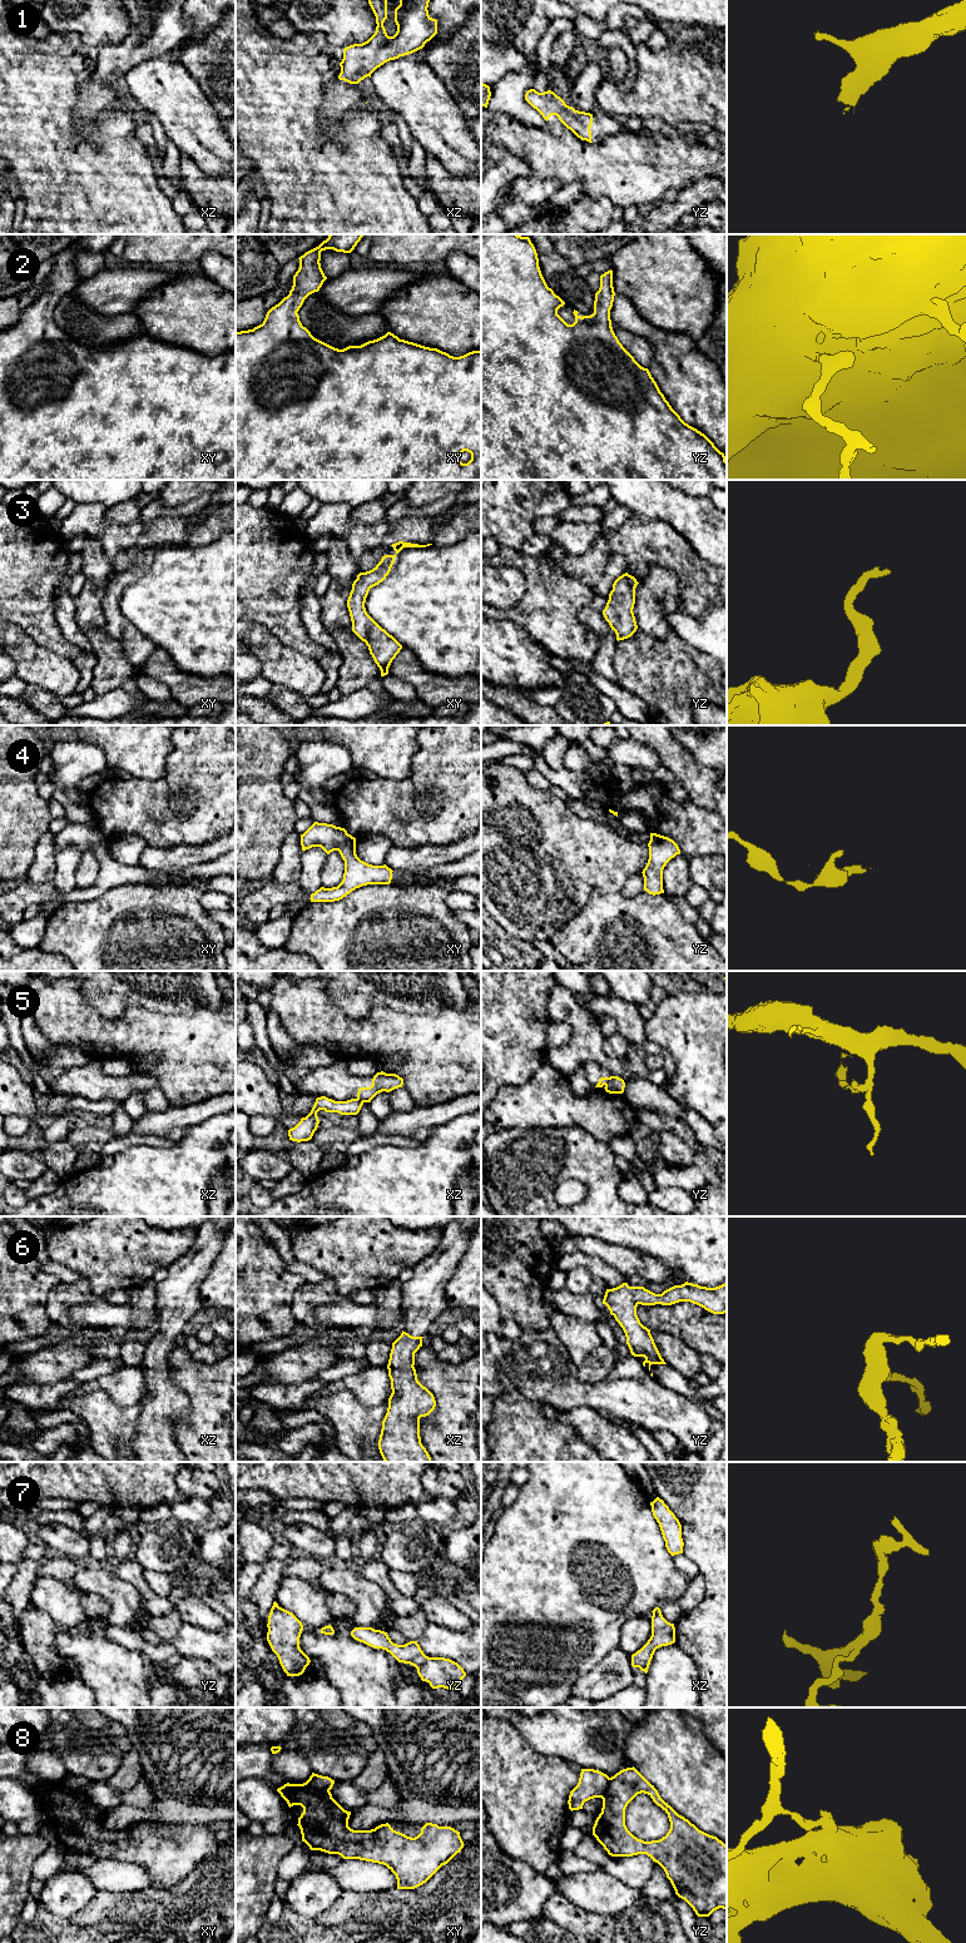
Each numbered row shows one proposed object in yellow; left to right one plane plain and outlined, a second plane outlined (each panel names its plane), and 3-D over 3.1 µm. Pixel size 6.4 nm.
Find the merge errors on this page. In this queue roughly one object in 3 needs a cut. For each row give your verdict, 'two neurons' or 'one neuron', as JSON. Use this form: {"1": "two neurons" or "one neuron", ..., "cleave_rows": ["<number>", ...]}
{"1": "one neuron", "2": "one neuron", "3": "one neuron", "4": "one neuron", "5": "two neurons", "6": "one neuron", "7": "one neuron", "8": "two neurons", "cleave_rows": ["5", "8"]}

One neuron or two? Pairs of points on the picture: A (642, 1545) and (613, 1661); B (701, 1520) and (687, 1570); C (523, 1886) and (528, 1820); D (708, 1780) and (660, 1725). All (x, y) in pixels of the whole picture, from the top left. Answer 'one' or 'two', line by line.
A: two
B: two
C: two
D: one

